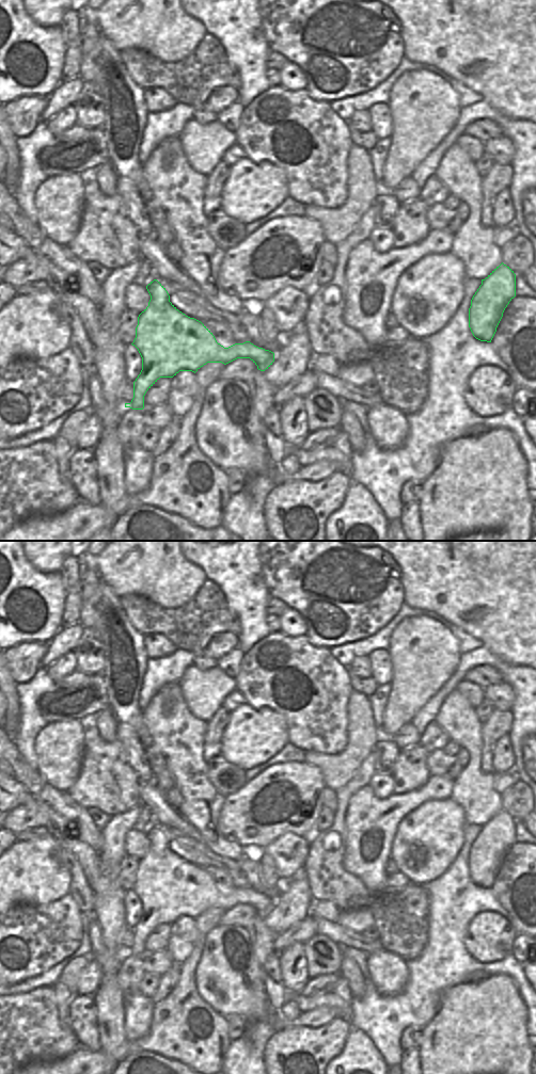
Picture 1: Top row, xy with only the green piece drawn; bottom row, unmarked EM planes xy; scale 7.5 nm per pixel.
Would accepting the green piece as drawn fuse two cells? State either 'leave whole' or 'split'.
leave whole

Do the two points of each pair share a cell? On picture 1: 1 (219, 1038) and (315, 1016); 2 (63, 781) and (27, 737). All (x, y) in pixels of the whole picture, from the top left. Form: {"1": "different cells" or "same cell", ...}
{"1": "different cells", "2": "different cells"}

